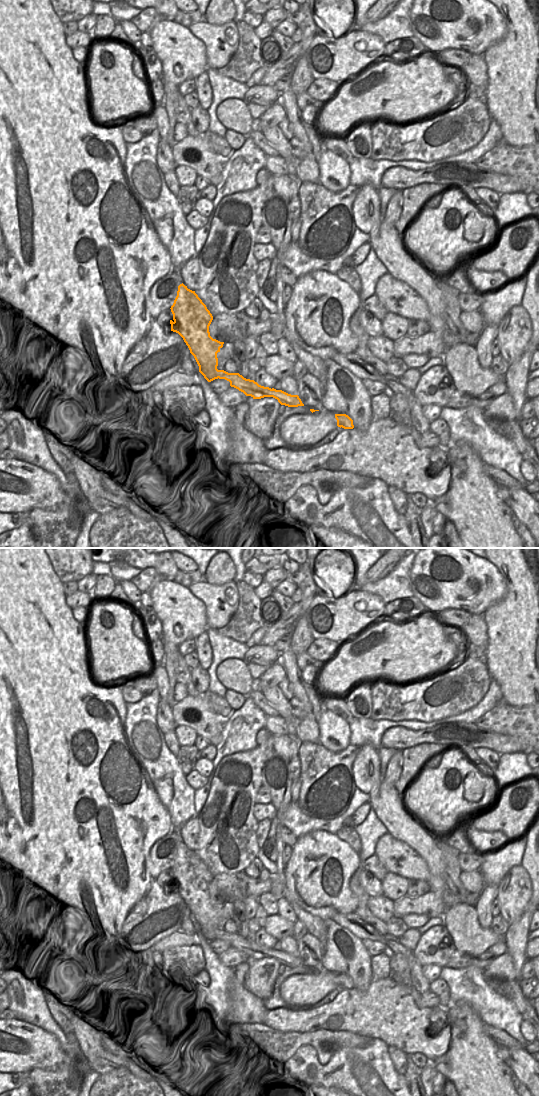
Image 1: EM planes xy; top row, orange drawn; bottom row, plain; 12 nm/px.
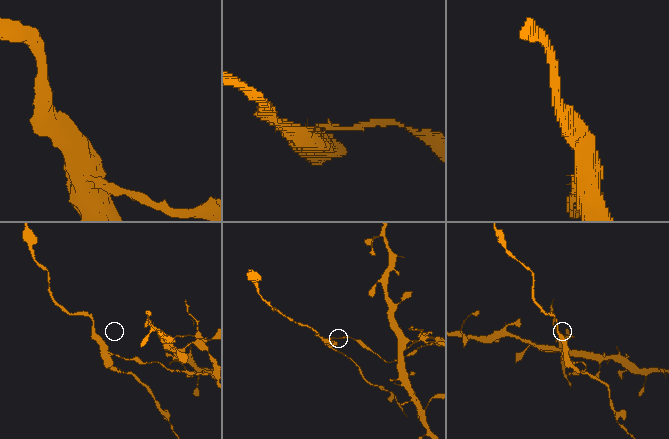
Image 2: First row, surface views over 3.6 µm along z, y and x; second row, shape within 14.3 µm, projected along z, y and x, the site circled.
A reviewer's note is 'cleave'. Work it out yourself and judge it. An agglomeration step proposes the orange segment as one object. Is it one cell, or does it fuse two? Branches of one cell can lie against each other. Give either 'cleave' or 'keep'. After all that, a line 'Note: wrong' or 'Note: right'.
cleave
Note: right

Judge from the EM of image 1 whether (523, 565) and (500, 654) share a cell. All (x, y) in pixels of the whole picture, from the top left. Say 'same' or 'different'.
same

